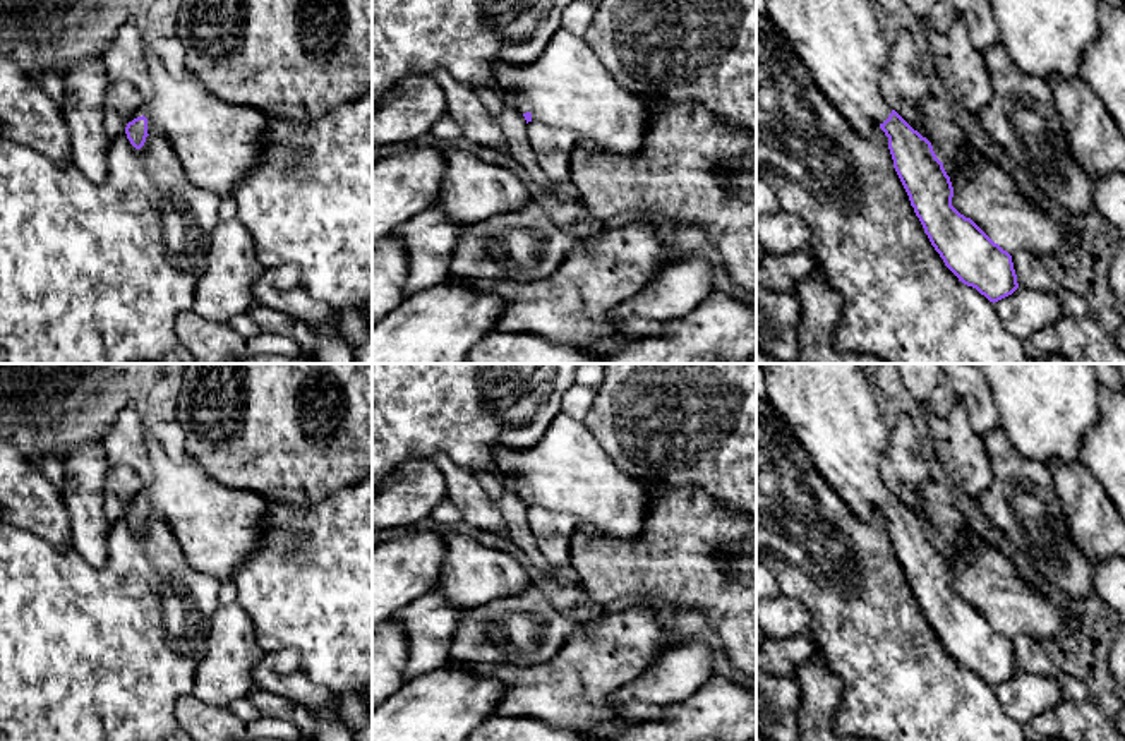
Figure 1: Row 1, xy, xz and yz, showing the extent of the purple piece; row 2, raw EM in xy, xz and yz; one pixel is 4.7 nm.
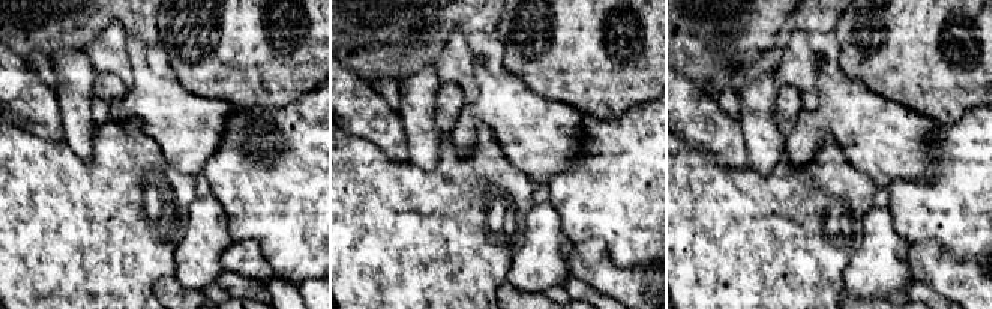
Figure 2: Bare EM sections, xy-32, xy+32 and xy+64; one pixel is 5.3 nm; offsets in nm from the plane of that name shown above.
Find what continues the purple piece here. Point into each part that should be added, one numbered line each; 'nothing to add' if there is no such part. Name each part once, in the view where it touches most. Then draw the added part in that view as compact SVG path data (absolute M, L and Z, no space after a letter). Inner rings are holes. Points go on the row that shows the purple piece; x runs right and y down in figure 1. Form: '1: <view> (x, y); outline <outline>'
1: xy (216, 143); outline M146 43L146 63L153 84L153 96L134 111L129 122L137 117L147 118L147 134L161 136L173 148L187 177L199 187L218 194L221 199L232 196L233 187L242 180L252 166L257 165L259 142L269 122L257 108L232 105L209 93L194 75L187 79L175 79L161 63L158 53Z

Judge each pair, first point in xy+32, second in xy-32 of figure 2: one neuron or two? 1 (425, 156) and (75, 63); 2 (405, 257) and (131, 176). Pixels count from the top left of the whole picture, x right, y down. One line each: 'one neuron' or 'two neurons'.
1: one neuron
2: one neuron

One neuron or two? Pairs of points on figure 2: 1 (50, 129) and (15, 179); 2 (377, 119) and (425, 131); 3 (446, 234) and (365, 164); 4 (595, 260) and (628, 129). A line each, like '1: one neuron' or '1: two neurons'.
1: two neurons
2: two neurons
3: one neuron
4: two neurons

